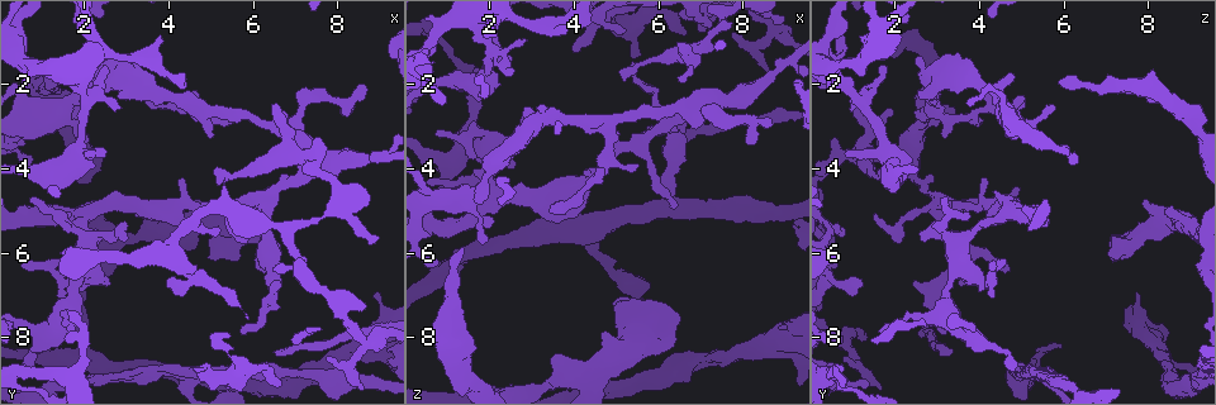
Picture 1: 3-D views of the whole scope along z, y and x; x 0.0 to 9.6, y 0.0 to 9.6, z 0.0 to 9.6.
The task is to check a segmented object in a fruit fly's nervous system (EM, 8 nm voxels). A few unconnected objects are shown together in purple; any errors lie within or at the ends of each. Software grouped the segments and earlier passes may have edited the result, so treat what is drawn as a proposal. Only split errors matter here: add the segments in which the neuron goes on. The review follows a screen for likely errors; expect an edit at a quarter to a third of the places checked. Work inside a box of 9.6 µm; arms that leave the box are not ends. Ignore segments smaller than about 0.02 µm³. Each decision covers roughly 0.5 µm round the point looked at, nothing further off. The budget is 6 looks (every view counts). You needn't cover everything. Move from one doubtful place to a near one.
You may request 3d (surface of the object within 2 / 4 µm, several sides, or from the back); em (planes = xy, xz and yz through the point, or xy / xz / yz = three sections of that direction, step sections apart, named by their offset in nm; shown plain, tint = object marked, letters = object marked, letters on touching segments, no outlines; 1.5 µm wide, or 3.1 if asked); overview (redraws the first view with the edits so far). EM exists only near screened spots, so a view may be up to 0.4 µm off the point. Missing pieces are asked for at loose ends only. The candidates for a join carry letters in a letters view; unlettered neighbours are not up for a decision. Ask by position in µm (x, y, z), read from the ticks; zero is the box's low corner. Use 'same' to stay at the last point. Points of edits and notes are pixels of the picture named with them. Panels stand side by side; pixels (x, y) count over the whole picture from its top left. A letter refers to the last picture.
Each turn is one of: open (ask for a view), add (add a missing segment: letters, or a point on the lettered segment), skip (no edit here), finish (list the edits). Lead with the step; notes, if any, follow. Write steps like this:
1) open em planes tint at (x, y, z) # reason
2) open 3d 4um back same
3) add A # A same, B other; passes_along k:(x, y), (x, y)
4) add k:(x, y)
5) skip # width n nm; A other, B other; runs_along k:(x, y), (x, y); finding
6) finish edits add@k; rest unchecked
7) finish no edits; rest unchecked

open em planes letters at (4.60, 4.80, 7.95) # branch stops here

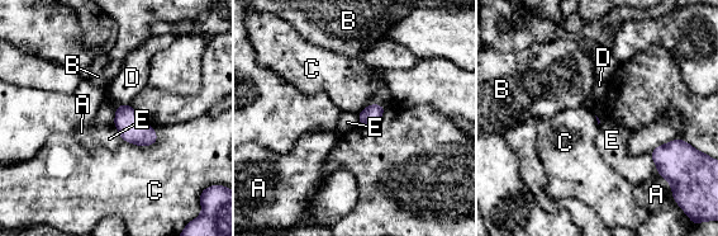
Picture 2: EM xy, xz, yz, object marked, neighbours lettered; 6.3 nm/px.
skip # A other, B other, C other, D other, E other; border 2:(117, 105), (113, 123); no lettered segment goes on from it

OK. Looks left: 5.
open em planes letters at (1.40, 2.00, 5.90) # free end

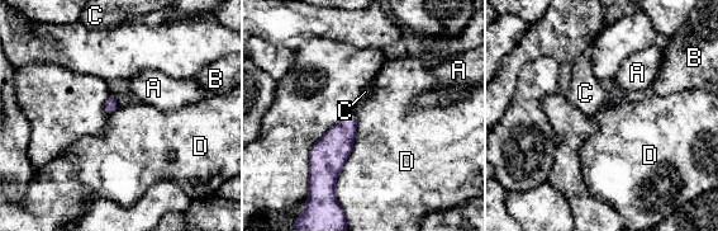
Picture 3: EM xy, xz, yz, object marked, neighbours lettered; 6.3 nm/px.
skip # A other, B other, C other, D other; border 3:(355, 112), (356, 136), (334, 196); none of them fits

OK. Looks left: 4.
open em planes letters at (6.20, 6.40, 4.70) # branch stops here

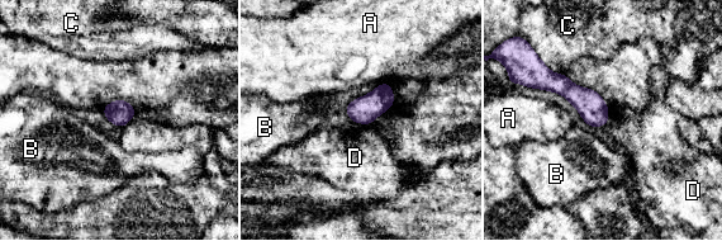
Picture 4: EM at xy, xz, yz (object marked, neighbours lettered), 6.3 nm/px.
skip # width 160 nm; longest_contact C 190 nm; A other, B other, C other, D other; none of them fits

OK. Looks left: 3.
finish no edits; rest unchecked

